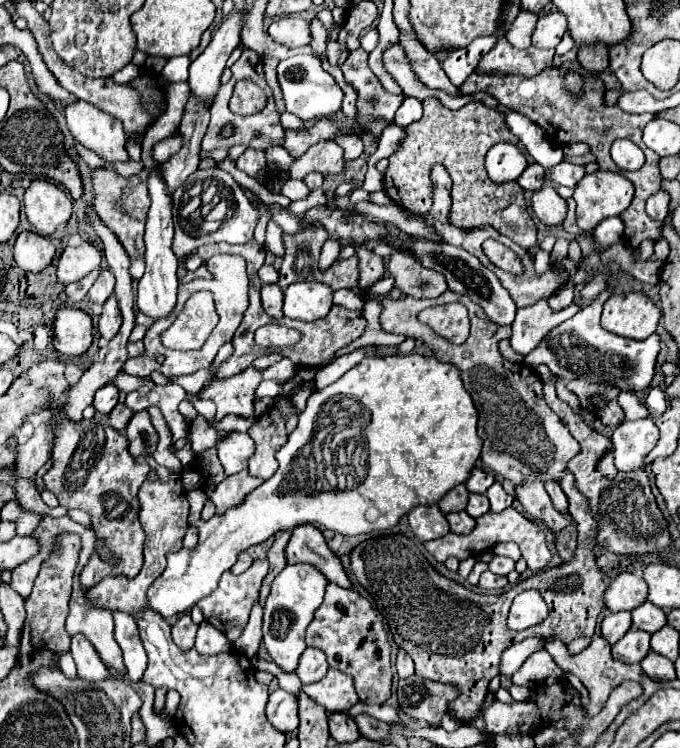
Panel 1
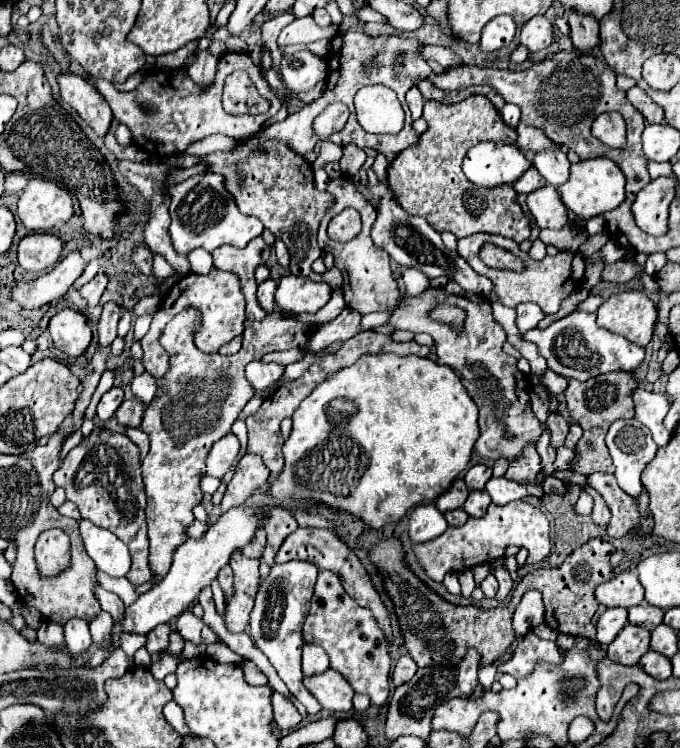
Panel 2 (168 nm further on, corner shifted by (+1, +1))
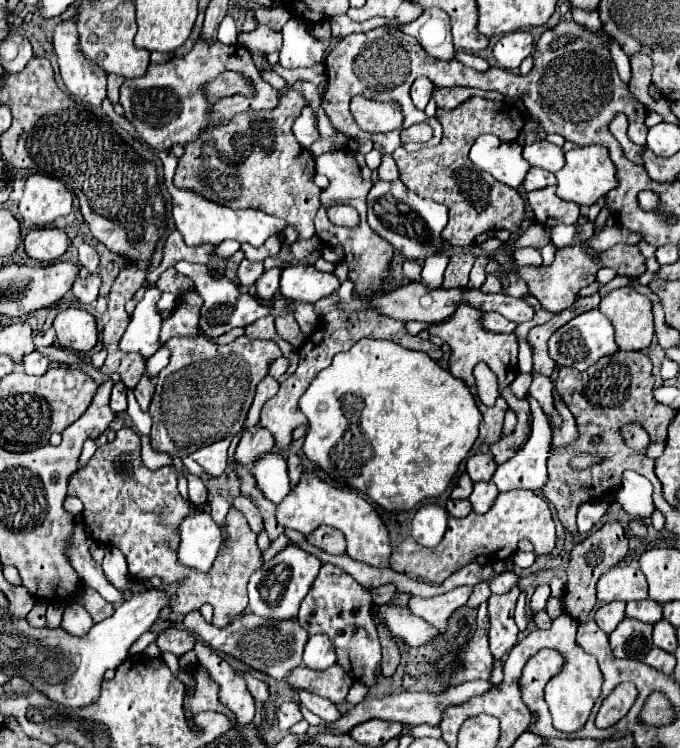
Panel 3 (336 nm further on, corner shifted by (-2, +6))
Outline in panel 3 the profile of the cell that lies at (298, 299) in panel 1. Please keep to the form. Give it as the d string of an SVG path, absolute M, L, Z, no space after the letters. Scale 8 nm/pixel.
M291 264L281 272L281 296L293 302L315 304L339 288L335 274L319 272L311 264Z

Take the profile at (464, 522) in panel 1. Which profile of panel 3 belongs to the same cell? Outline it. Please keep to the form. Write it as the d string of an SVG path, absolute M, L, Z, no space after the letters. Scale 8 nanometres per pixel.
M447 500L447 512L455 518L465 518L472 510L469 500Z

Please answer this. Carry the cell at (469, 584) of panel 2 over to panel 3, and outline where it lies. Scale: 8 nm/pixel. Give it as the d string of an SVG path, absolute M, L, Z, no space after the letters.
M479 584L479 586L475 586L475 588L473 588L473 594L471 594L471 598L469 598L467 606L471 606L471 608L477 608L481 602L489 600L489 596L491 596L491 592L489 592L487 584Z

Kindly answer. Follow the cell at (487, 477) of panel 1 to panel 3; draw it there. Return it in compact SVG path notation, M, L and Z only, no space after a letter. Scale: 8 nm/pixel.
M475 454L467 460L467 474L473 482L489 482L497 462L493 462L491 454Z

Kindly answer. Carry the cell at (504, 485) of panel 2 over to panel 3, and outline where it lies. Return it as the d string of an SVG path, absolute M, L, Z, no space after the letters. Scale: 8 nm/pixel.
M527 396L527 400L531 402L531 410L533 410L533 426L531 426L531 436L527 440L527 444L505 464L499 464L495 474L493 474L493 484L499 488L499 492L509 492L509 490L541 490L547 482L547 460L551 456L551 428L549 422L545 418L545 412L537 406L537 402L533 402L533 398Z

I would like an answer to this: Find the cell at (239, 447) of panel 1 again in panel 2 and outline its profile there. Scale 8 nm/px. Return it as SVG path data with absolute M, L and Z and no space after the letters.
M232 433L224 435L222 439L218 439L212 445L212 449L208 451L208 455L206 455L206 469L204 469L204 473L210 475L210 477L222 479L230 471L230 465L236 459L238 449L240 449L240 443L238 443L238 439Z

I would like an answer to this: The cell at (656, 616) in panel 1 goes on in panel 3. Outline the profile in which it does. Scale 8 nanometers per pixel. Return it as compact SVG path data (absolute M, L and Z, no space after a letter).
M639 600L639 602L629 602L627 604L627 618L635 618L635 620L641 620L641 622L649 622L649 624L655 624L663 618L663 612L661 612L661 604L655 602L655 600Z

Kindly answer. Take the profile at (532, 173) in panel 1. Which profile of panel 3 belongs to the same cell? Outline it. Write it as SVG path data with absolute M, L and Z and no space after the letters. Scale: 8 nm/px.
M531 168L525 176L525 182L523 182L523 188L527 192L531 190L539 190L539 188L545 188L545 186L551 186L555 184L555 176L543 168Z

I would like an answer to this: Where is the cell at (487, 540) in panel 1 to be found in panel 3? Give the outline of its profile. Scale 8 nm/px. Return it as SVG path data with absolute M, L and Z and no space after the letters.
M513 490L499 494L493 508L487 514L471 512L465 518L449 518L447 532L443 540L433 548L425 548L417 544L411 536L405 538L395 552L391 554L389 566L395 572L405 572L419 576L433 584L443 584L445 578L449 578L459 568L479 562L479 564L493 564L497 560L511 558L517 550L517 542L527 538L535 546L535 556L549 554L555 548L555 522L551 520L551 508L549 504L531 490Z

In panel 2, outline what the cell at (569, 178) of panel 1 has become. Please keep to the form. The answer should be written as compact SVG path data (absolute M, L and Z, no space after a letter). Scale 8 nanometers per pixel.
M554 149L536 153L532 159L532 167L536 167L538 173L554 187L562 185L570 175L570 161L568 161L566 153L554 151Z

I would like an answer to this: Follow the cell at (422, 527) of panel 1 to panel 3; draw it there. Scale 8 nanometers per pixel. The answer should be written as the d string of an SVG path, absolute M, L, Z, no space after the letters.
M439 504L421 506L413 516L413 538L427 548L437 546L447 530L447 520L449 514Z

